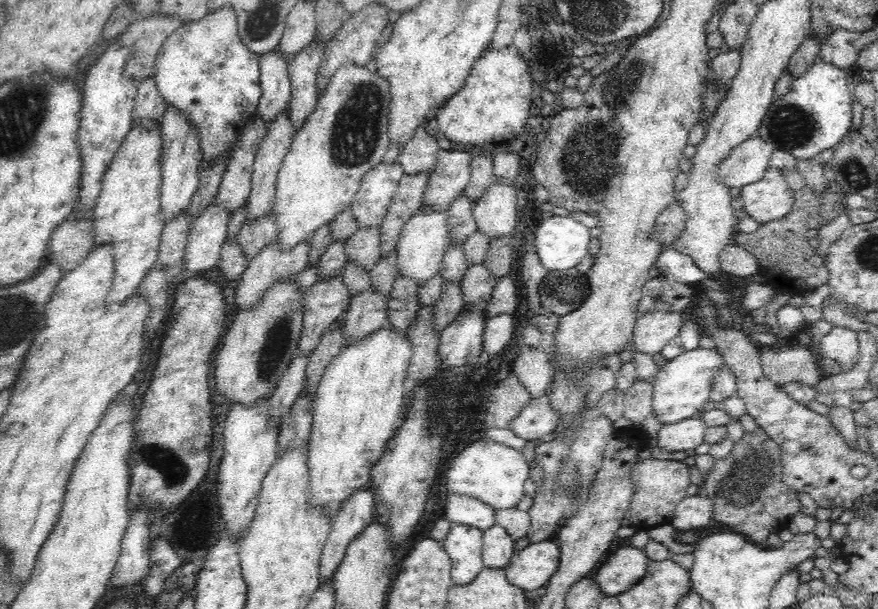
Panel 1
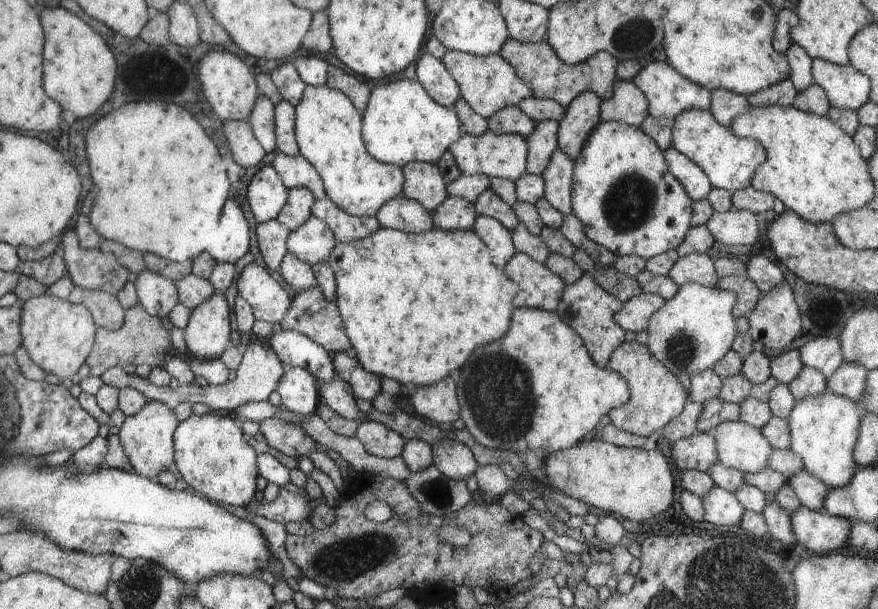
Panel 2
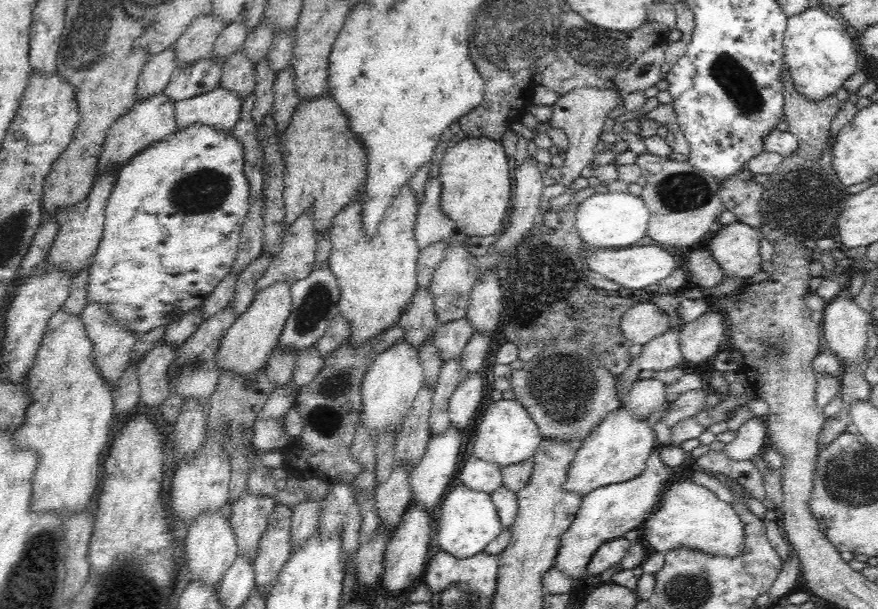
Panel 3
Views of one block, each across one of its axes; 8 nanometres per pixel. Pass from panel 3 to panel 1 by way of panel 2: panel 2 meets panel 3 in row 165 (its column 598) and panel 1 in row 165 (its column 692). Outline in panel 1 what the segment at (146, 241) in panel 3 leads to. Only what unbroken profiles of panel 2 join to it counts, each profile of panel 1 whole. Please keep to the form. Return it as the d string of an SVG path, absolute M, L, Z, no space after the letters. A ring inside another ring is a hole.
M224 6L218 12L203 16L202 20L190 22L190 24L176 24L174 32L163 42L163 46L156 58L156 66L153 71L154 81L158 85L158 93L166 101L166 106L174 105L182 113L188 115L190 124L200 135L200 149L202 160L200 170L216 168L223 158L228 163L234 144L240 138L240 132L254 122L262 90L260 88L259 55L248 49L240 38L236 13L232 8Z

